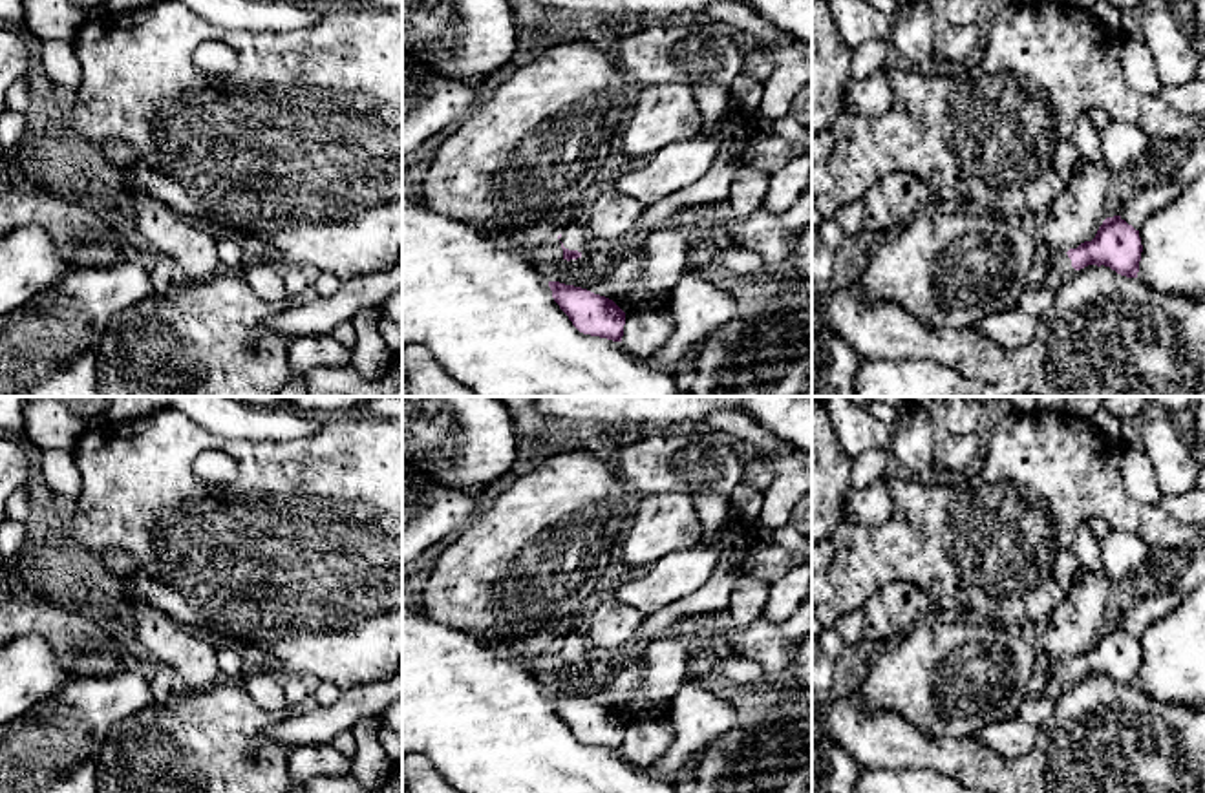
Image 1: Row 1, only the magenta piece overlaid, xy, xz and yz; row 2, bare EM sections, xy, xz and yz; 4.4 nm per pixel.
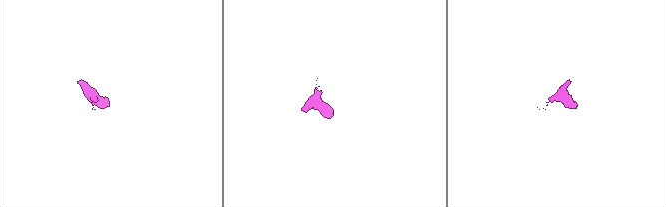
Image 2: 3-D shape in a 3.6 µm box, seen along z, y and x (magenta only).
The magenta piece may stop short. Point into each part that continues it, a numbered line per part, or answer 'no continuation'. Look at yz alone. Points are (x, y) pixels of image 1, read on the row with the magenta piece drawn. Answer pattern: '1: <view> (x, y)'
1: yz (1035, 300)

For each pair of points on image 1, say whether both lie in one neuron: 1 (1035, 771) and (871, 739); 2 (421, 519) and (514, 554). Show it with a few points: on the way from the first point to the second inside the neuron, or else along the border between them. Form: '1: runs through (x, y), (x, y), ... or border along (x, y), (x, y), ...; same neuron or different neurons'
1: runs through (995, 771), (982, 771), (948, 755), (911, 750); same neuron
2: border along (476, 516), (463, 527); different neurons

